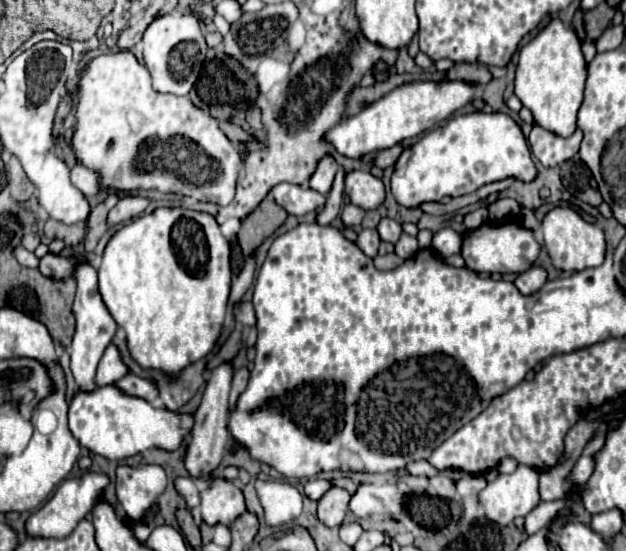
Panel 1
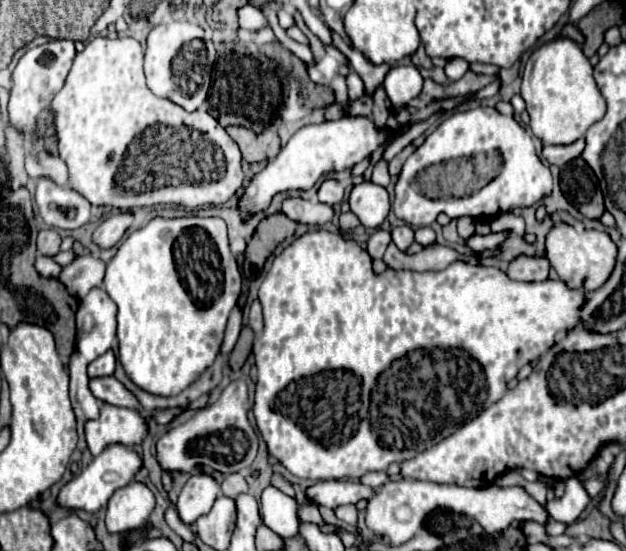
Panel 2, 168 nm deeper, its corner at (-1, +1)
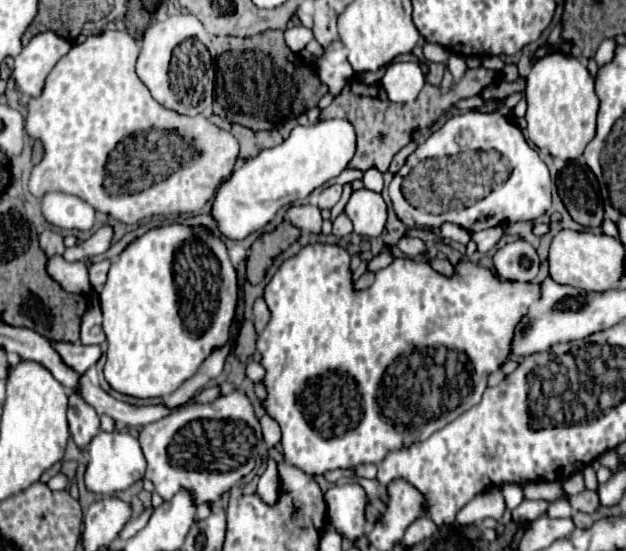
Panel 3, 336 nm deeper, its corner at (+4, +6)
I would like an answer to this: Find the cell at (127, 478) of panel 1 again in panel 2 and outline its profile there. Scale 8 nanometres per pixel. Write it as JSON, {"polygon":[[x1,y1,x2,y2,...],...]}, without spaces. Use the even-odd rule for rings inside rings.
{"polygon":[[129,482,115,490,107,504,105,522,109,532,129,532,143,528,151,510,155,508,155,496,143,482]]}

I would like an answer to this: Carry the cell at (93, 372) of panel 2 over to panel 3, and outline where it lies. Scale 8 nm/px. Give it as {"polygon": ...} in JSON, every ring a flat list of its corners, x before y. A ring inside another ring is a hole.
{"polygon":[[52,341,52,347,60,355,62,363,74,369,76,373,86,371,100,359,98,345,82,345,82,343,66,343,66,341]]}

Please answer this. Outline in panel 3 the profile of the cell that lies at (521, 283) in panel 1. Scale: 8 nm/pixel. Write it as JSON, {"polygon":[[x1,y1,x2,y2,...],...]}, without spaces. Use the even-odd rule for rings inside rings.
{"polygon":[[522,239,500,247,494,253,492,261,498,277,506,281,534,281,540,269,540,259,536,249]]}

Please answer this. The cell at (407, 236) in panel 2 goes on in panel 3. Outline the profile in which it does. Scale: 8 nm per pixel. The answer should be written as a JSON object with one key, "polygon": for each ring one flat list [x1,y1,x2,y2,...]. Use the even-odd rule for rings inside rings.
{"polygon":[[402,237,398,241,398,249,406,255,406,257,418,257,418,255,426,255,428,253,428,245,422,239,412,239,412,237]]}

